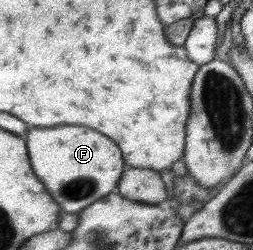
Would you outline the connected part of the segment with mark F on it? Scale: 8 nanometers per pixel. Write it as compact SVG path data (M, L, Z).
M81 125L33 128L25 134L33 172L51 193L62 212L78 213L103 196L115 192L124 169L122 152L101 132Z

